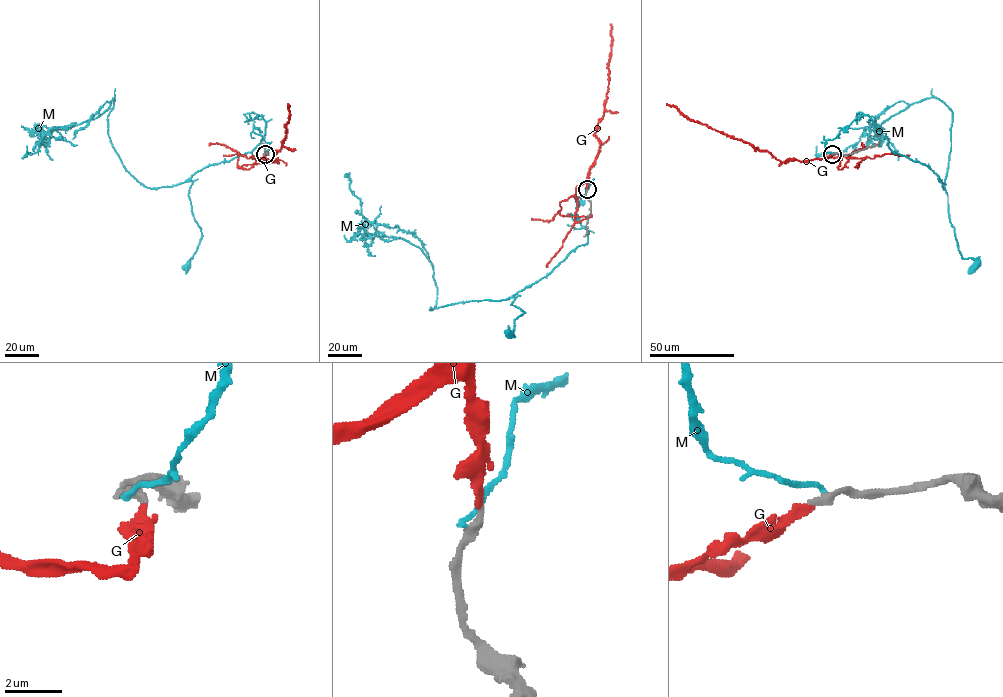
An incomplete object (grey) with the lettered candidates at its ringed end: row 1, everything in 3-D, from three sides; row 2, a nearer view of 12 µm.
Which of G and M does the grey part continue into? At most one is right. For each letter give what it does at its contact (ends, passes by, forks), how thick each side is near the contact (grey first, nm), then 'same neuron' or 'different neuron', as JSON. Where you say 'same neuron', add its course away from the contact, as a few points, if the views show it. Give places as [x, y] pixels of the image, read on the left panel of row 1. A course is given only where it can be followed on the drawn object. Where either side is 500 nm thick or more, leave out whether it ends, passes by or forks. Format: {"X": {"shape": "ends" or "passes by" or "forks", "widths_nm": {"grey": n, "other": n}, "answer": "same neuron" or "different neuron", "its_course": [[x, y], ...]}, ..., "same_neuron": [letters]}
{"G": {"shape": "ends", "widths_nm": {"grey": 240, "other": 280}, "answer": "same neuron", "its_course": [[265, 154], [264, 158], [276, 162], [272, 158], [281, 149], [286, 136], [287, 103]]}, "M": {"shape": "ends", "widths_nm": {"grey": 320, "other": 160}, "answer": "different neuron"}, "same_neuron": ["G"]}

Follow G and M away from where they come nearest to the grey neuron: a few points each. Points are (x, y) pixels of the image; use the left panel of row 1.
G: (265, 154), (264, 158), (276, 162), (272, 158), (281, 149), (286, 136), (287, 103)
M: (264, 154), (269, 145), (253, 131), (257, 115), (265, 126), (255, 147), (187, 180), (202, 237), (186, 266)

